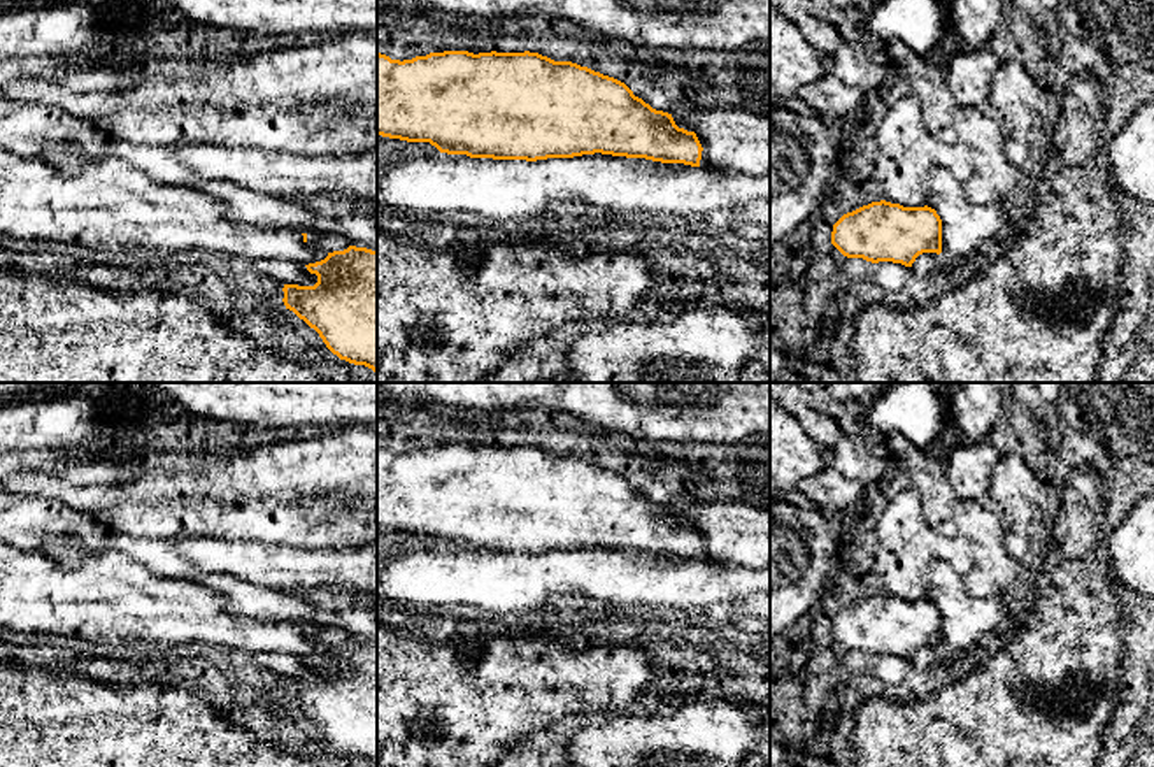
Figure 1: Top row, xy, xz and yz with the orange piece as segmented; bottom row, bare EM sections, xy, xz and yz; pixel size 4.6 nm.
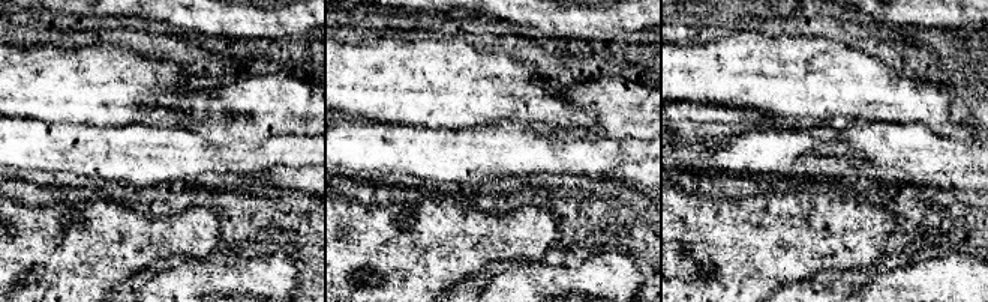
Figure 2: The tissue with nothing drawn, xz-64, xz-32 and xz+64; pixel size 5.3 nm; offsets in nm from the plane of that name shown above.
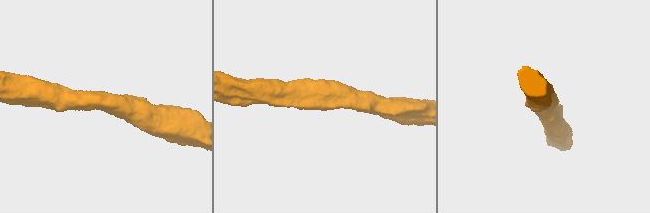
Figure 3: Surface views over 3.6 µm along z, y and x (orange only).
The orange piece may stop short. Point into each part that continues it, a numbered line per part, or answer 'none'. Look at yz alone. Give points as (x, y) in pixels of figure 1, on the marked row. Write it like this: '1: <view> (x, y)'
none

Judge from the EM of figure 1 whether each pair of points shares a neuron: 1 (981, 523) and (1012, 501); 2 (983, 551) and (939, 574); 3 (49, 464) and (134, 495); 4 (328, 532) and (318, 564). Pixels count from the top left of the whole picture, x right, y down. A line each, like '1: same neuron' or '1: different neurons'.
1: different neurons
2: different neurons
3: different neurons
4: different neurons

